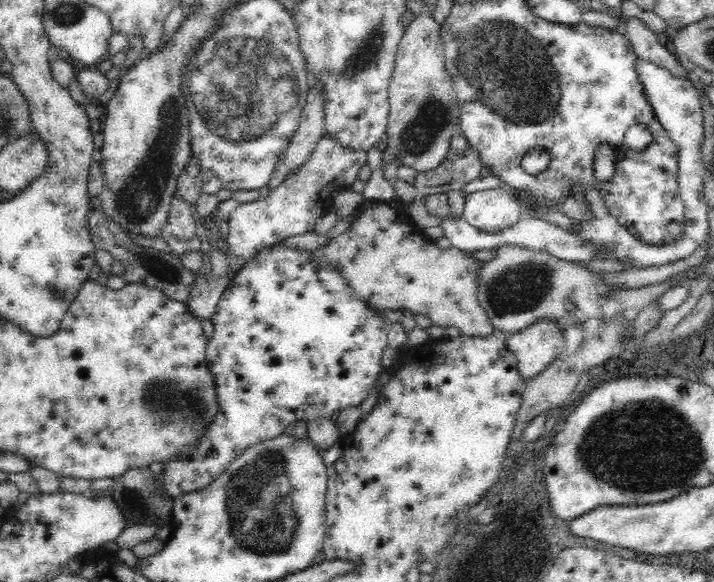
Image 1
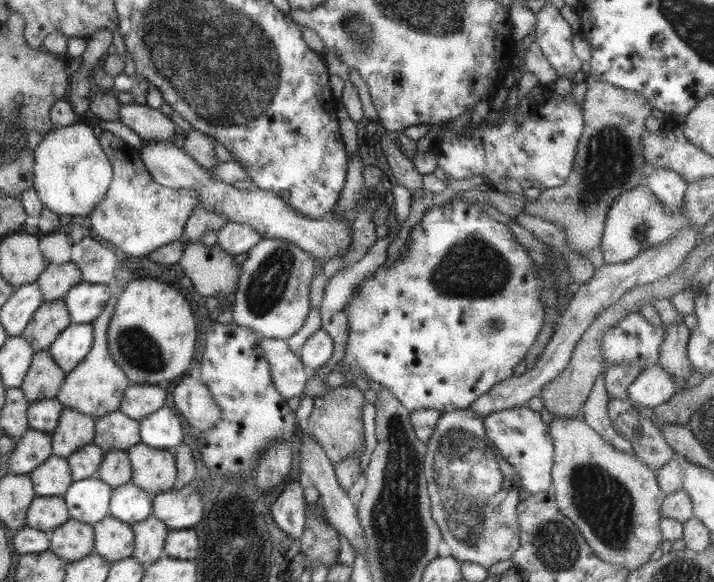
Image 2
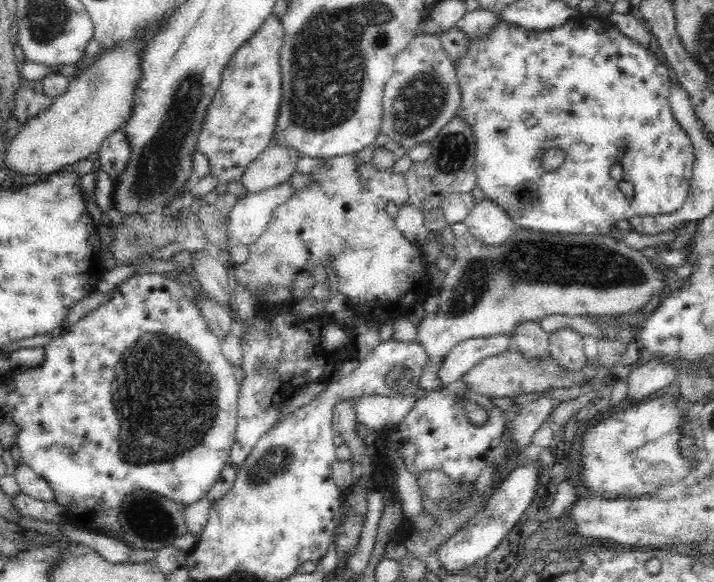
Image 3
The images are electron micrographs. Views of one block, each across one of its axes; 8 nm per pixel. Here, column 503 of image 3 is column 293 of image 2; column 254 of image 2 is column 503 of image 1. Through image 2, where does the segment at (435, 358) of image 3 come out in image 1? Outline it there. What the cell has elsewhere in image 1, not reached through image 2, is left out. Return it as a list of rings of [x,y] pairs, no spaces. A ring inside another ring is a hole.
[[[515,244],[494,248],[494,256],[481,262],[476,272],[476,299],[493,329],[512,335],[538,321],[583,323],[588,318],[602,318],[602,306],[614,300],[620,287],[606,284],[603,273],[586,266],[586,261],[572,262],[545,250],[530,250]]]

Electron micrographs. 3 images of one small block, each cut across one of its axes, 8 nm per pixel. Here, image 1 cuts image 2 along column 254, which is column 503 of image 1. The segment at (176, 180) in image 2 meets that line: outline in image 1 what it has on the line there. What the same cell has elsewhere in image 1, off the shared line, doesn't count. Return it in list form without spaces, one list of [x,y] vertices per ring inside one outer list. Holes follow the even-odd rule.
[[[502,184],[492,190],[465,196],[463,219],[480,232],[500,232],[516,224],[523,216],[524,206]]]

